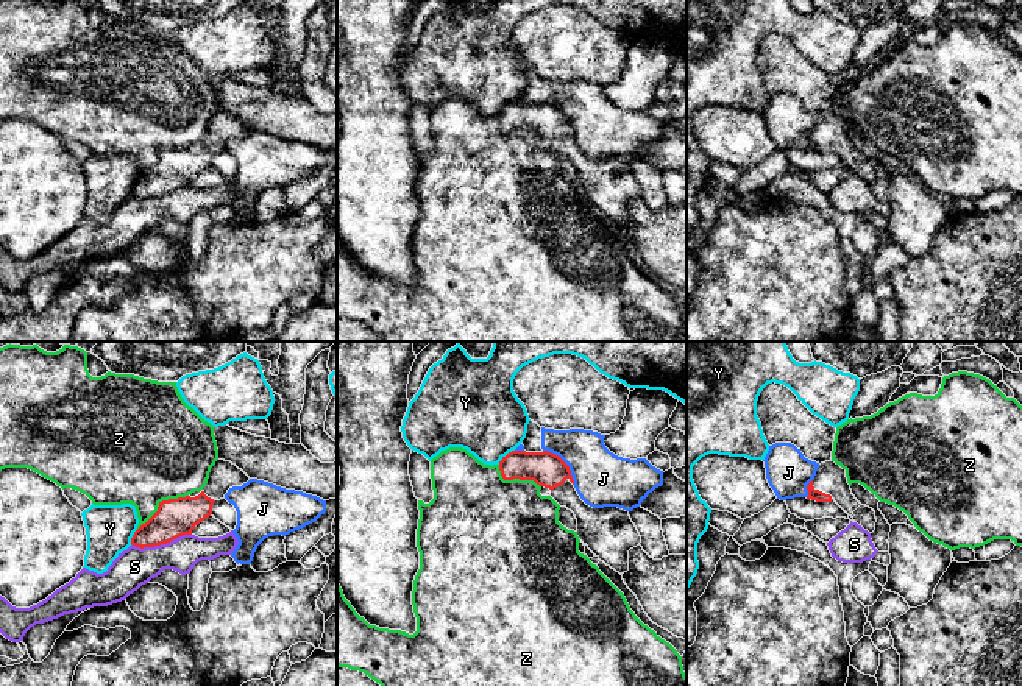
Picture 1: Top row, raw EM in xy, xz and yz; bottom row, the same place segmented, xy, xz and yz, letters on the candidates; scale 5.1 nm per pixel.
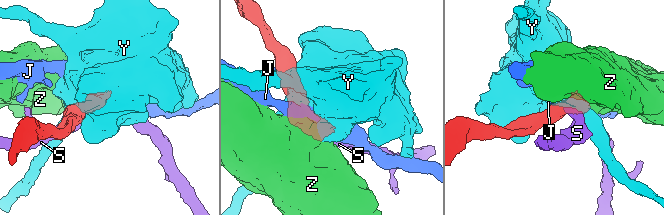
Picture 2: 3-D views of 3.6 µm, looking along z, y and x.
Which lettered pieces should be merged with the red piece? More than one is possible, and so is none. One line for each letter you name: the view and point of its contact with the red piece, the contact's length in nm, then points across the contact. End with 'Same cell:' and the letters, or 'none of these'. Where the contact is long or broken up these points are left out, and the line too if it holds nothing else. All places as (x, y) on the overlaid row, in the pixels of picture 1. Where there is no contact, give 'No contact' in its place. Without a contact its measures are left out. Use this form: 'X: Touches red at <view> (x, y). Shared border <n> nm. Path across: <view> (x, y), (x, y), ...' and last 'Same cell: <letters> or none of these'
Same cell: none of these

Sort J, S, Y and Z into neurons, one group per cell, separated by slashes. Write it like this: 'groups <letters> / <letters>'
groups J / S / Y / Z

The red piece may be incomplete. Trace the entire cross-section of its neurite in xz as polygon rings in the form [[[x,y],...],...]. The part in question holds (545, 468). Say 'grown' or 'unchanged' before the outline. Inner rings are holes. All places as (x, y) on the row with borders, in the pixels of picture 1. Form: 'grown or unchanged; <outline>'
grown; [[[512,451],[499,461],[499,471],[504,480],[534,480],[549,488],[551,497],[574,513],[579,539],[616,572],[629,571],[629,550],[641,543],[629,511],[587,505],[574,488],[570,466],[559,455],[548,451]]]

